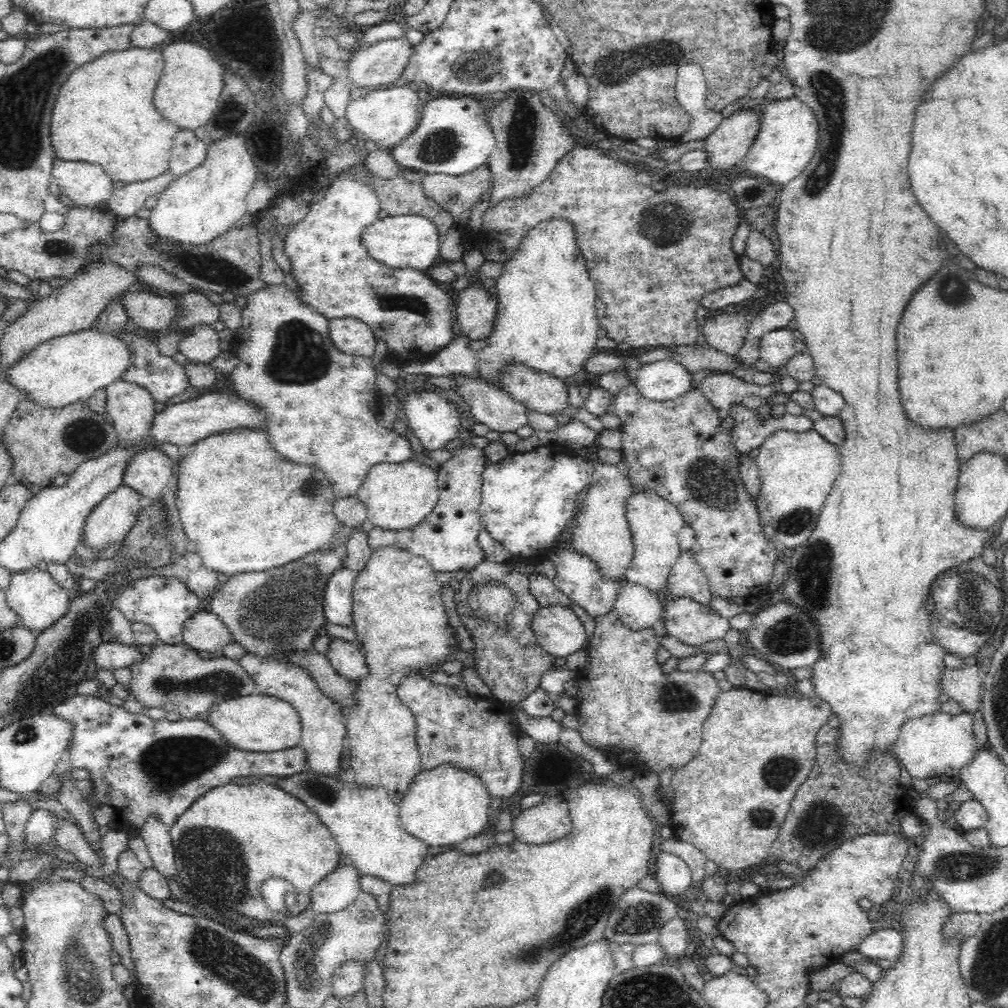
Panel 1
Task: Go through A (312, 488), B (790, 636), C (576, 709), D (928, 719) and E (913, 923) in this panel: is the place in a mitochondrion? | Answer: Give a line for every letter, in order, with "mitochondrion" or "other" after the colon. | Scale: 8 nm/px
A: mitochondrion
B: mitochondrion
C: other
D: other
E: other

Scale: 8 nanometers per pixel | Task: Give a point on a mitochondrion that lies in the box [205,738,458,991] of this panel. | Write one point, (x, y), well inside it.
(319, 789)

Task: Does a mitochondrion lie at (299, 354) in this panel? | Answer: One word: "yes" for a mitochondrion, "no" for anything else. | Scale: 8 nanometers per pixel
yes

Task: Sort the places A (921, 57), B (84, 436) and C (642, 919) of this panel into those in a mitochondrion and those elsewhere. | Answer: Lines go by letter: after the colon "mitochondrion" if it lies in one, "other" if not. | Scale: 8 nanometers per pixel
A: other
B: mitochondrion
C: mitochondrion

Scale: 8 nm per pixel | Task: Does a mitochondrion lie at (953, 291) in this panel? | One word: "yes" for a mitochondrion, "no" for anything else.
yes

